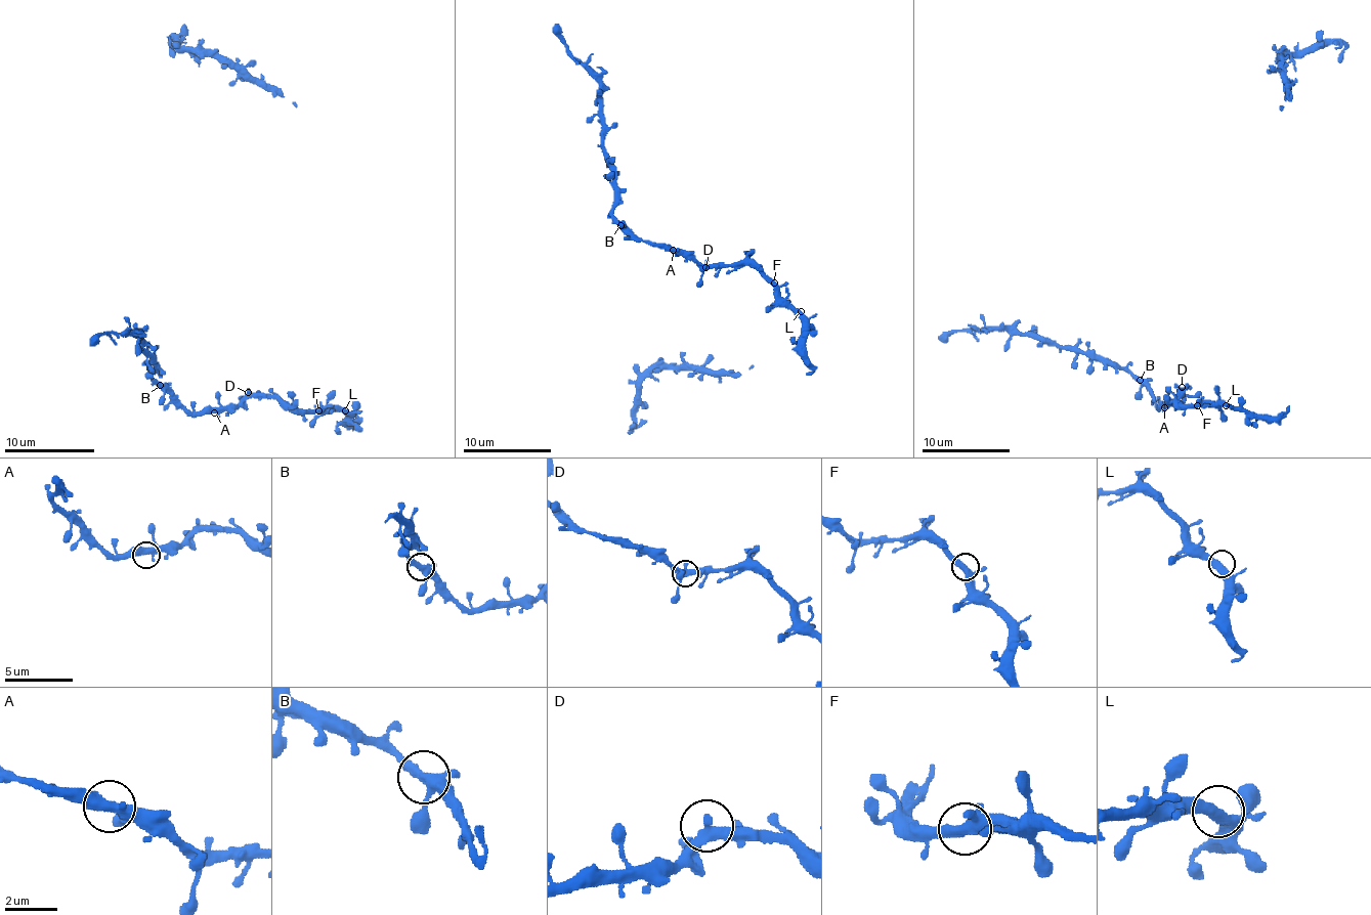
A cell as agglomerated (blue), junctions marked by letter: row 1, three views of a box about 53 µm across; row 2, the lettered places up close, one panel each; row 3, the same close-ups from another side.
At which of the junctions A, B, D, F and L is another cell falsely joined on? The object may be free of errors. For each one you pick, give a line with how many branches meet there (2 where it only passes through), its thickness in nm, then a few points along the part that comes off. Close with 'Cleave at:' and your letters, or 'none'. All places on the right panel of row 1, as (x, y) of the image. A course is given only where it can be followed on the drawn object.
Cleave at: none

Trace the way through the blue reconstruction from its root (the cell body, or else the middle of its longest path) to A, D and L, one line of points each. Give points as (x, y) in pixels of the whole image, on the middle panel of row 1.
A: (787, 302), (782, 304), (774, 287), (755, 267), (697, 265), (673, 250)
D: (787, 302), (782, 304), (774, 287), (755, 267), (705, 267)
L: (787, 302), (782, 304), (801, 311)

